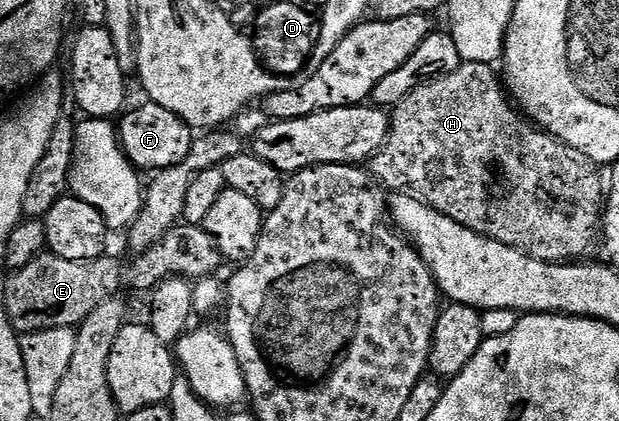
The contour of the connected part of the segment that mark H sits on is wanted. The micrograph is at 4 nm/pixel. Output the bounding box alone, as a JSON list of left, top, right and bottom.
[367,62,603,263]

